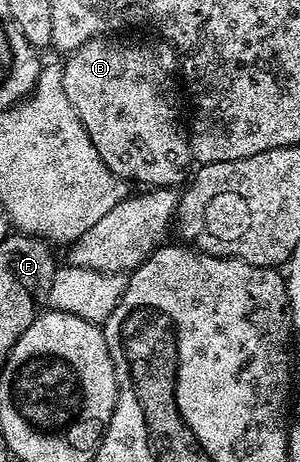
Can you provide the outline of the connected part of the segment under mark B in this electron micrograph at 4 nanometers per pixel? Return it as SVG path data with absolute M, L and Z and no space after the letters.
M106 37L94 38L92 42L87 42L81 49L74 51L68 57L71 59L66 59L63 62L63 87L65 88L65 96L69 96L69 104L73 104L77 116L85 128L85 132L89 132L89 140L93 140L93 148L97 148L101 160L105 160L105 164L113 173L119 175L124 180L130 180L132 178L135 182L144 182L142 185L147 188L178 187L178 182L183 177L185 177L184 179L188 177L189 171L193 166L193 159L191 156L191 140L188 131L185 129L185 118L184 115L183 118L179 115L179 86L175 83L176 51L163 40L155 40L152 46L122 46L121 43L115 41L119 40L108 40Z

